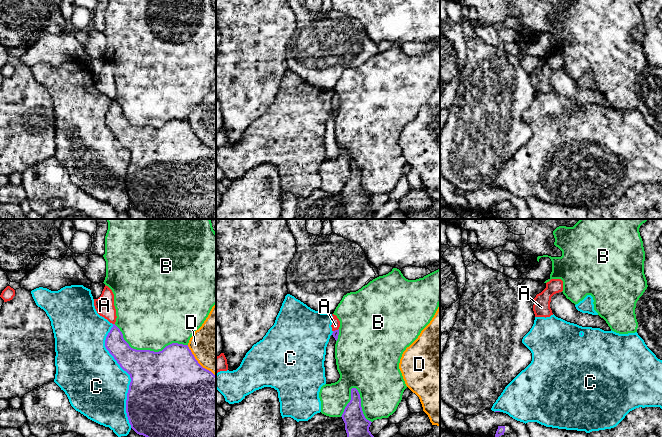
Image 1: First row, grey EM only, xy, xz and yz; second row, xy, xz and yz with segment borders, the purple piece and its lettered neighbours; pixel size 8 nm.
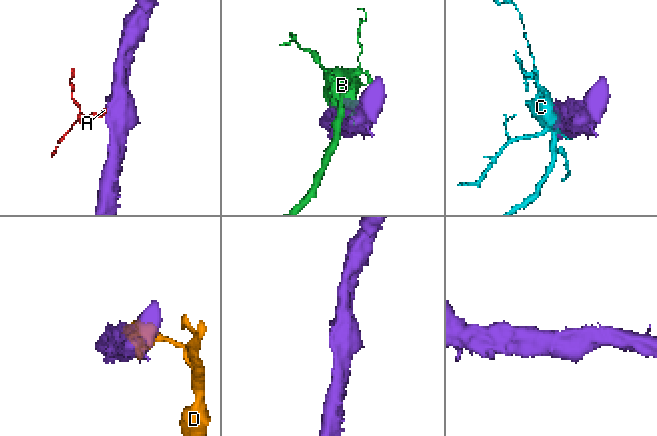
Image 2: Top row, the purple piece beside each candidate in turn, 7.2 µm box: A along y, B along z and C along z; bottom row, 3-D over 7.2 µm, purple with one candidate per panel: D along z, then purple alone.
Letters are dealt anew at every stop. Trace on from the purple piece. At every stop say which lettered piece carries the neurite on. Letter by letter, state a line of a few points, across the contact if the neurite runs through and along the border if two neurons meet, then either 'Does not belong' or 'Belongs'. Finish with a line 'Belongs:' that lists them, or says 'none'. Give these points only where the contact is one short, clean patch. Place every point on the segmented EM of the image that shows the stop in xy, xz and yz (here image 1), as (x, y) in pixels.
A: Line: xz (338, 328), (333, 331). Does not belong
B: Does not belong
C: Does not belong
D: Does not belong
Belongs: none

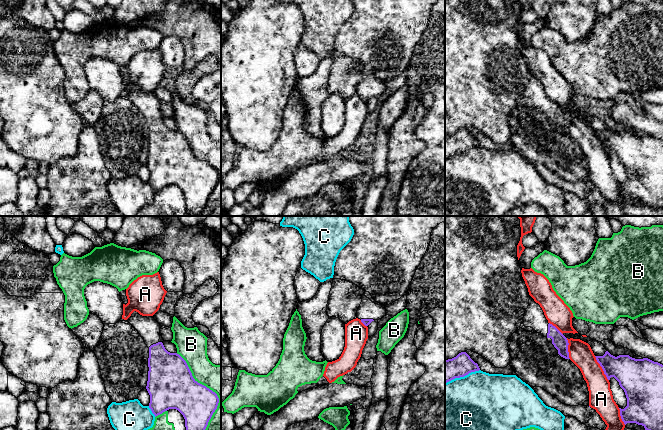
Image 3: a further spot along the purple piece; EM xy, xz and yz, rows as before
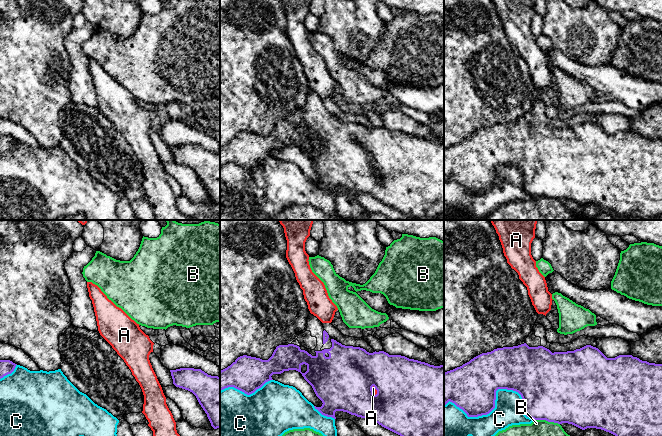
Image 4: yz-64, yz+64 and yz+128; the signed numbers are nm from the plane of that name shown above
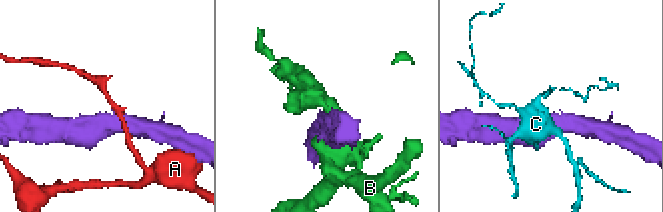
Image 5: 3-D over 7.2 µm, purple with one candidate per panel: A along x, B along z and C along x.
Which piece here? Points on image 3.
A: Does not belong
B: Does not belong
C: Does not belong
Belongs: none

